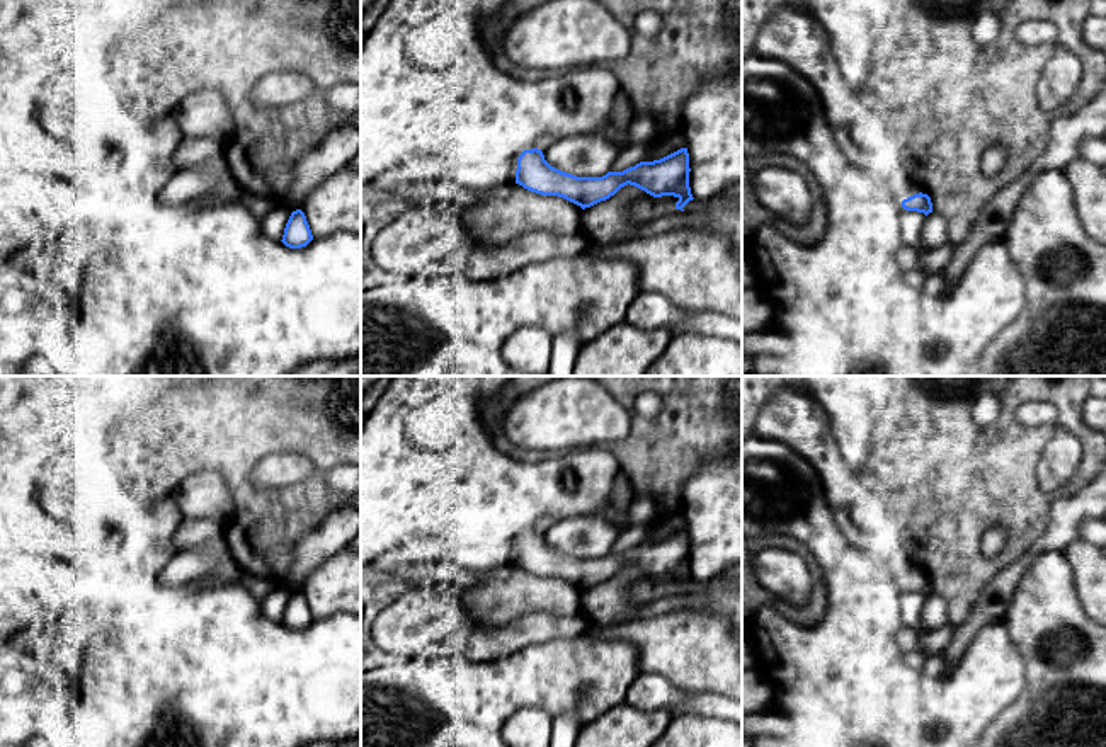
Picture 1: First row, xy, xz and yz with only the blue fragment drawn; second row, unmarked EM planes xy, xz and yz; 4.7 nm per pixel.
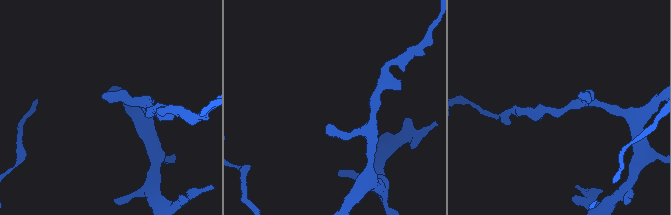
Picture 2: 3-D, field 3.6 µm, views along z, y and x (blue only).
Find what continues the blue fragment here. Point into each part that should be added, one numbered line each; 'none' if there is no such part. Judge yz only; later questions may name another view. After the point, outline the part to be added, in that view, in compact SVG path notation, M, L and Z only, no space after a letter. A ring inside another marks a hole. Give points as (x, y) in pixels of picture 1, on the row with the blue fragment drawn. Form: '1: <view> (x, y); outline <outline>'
none

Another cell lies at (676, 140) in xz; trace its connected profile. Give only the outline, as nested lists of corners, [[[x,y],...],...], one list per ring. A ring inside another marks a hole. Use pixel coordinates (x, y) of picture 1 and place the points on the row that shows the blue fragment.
[[[677,131],[660,141],[657,141],[657,145],[652,148],[652,151],[647,155],[647,158],[643,162],[660,160],[681,148],[687,148],[687,143],[686,143],[684,134],[681,131]]]

